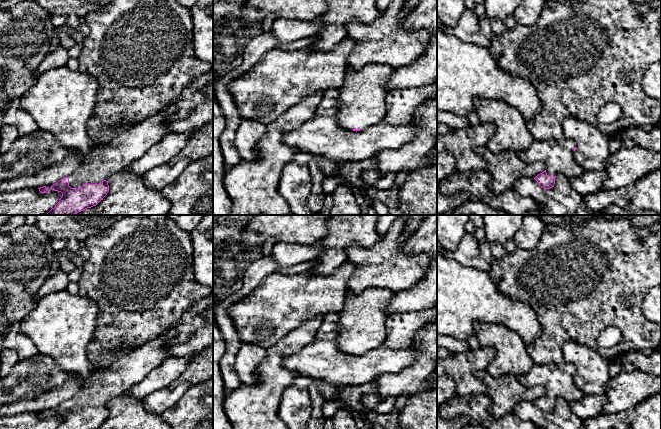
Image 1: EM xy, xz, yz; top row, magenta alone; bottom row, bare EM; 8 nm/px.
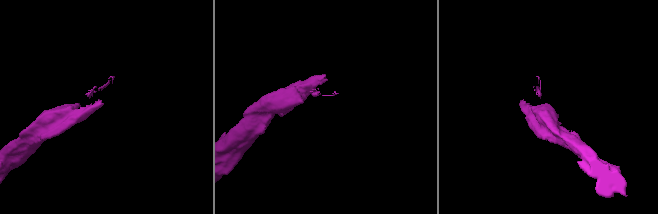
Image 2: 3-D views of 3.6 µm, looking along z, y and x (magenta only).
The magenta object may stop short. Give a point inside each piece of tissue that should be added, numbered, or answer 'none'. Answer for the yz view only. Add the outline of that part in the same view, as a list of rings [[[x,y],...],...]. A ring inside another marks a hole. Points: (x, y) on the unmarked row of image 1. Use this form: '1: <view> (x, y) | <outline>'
1: yz (557, 380) | [[[562,362],[560,364],[533,364],[531,370],[517,378],[528,388],[540,385],[546,392],[548,400],[563,398],[568,403],[581,399],[584,393],[578,388],[574,380],[573,365]]]

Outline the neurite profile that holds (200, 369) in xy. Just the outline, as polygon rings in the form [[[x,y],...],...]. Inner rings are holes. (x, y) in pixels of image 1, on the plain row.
[[[210,347],[193,357],[179,379],[188,381],[192,385],[205,382],[213,378],[213,347]]]

